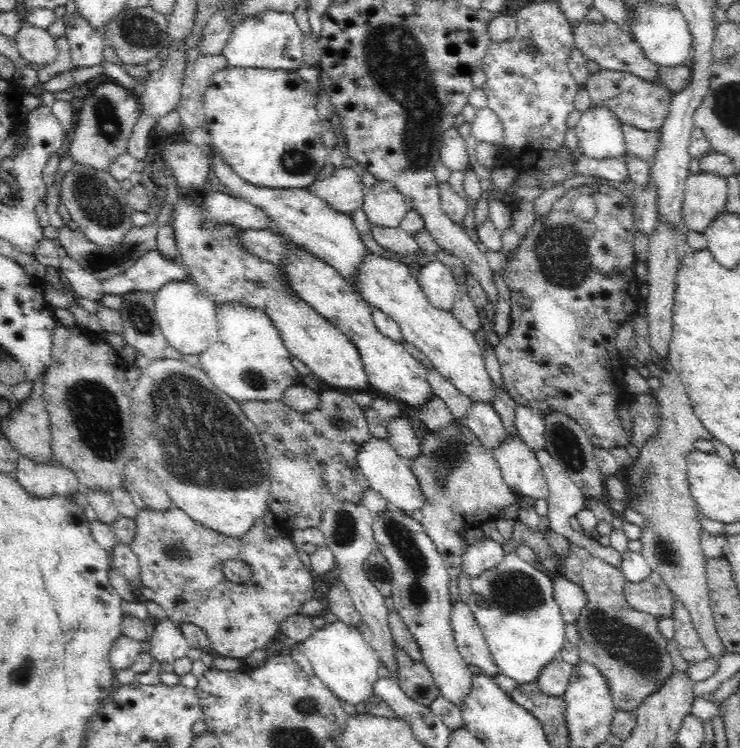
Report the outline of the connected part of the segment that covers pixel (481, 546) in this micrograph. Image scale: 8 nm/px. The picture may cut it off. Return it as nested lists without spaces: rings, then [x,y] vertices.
[[[478,536],[478,540],[465,548],[462,561],[463,570],[470,576],[475,577],[482,570],[492,568],[505,555],[502,545],[492,538],[484,536],[483,539],[479,539]]]

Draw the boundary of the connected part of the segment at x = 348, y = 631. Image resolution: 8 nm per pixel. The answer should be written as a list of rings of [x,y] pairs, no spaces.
[[[339,621],[328,623],[326,627],[315,630],[308,640],[298,643],[296,648],[306,655],[315,675],[338,701],[358,706],[375,694],[377,682],[381,679],[378,674],[381,664],[361,630]]]

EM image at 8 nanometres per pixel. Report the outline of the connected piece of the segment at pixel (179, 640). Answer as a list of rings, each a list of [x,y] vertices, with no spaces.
[[[169,619],[158,622],[157,625],[151,627],[149,635],[150,651],[149,655],[156,662],[170,662],[173,664],[175,660],[186,657],[188,652],[188,643],[182,637],[182,633],[178,631],[176,623],[172,623]]]

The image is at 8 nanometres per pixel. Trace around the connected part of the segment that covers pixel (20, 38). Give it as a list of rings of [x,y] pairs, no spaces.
[[[25,23],[13,39],[16,51],[30,65],[42,64],[43,67],[47,67],[58,56],[57,38],[50,35],[47,30],[34,28]]]

